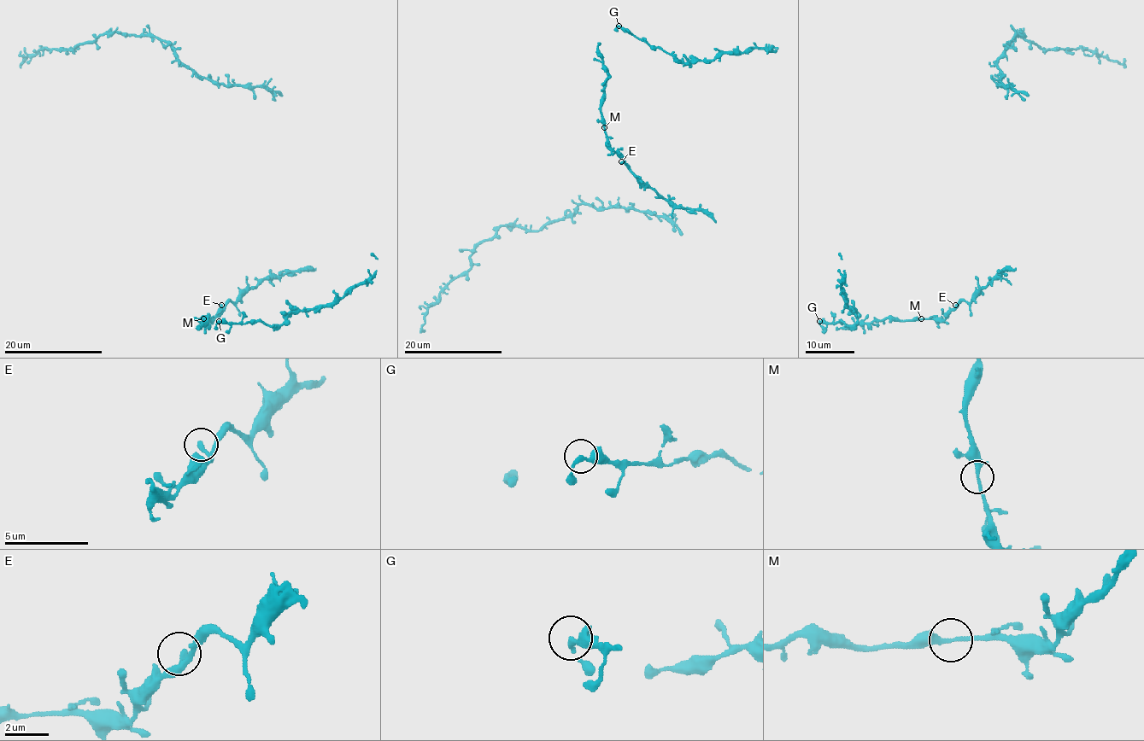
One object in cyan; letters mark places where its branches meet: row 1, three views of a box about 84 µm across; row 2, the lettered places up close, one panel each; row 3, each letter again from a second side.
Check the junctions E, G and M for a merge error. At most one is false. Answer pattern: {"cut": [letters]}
{"cut": []}

